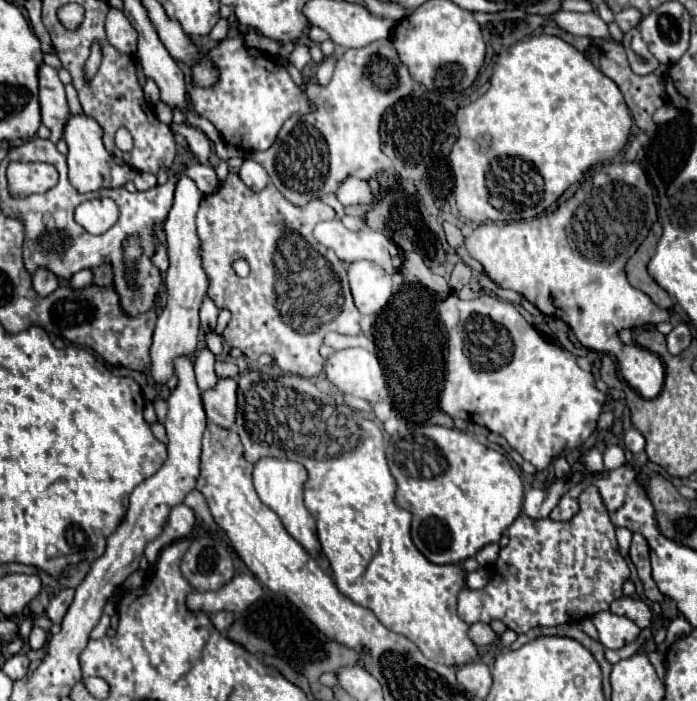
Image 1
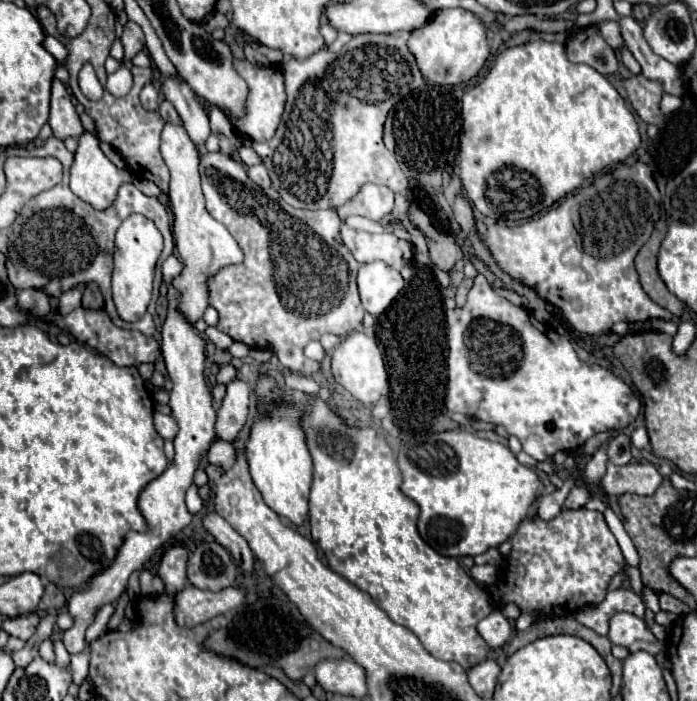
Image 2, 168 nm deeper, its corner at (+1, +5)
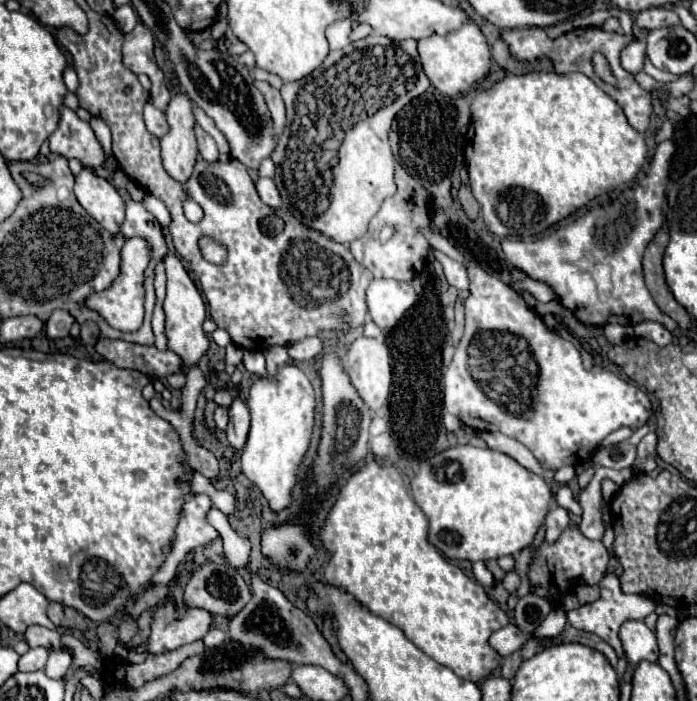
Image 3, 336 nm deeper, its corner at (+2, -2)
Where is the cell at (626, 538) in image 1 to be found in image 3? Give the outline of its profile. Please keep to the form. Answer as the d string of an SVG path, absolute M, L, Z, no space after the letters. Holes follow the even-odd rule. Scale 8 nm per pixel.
M563 485L563 487L559 489L559 493L557 493L557 503L559 503L563 509L567 509L567 511L571 511L571 513L575 515L581 516L583 513L579 501L575 499L573 491L571 491L567 485Z

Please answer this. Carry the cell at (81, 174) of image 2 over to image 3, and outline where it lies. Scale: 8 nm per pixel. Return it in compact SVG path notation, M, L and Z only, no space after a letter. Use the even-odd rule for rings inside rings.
M83 169L75 179L75 197L81 207L93 219L97 219L101 227L111 229L111 233L117 233L119 225L123 225L125 201L111 181L93 175L89 169Z

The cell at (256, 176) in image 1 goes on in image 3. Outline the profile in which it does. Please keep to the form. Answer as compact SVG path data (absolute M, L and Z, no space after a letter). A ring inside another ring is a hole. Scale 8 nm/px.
M259 177L257 183L255 183L255 187L257 187L259 197L261 197L261 201L263 201L265 205L269 205L269 207L273 207L273 209L281 207L281 195L279 195L279 191L277 191L273 179Z

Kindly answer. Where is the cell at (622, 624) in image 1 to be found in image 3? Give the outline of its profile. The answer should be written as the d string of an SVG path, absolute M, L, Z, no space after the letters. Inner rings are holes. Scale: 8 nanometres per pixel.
M629 621L621 625L619 637L623 641L623 649L627 653L627 661L629 661L629 669L623 677L623 681L629 681L633 667L639 661L657 661L659 657L659 647L657 647L657 639L655 633L643 623L643 621Z

